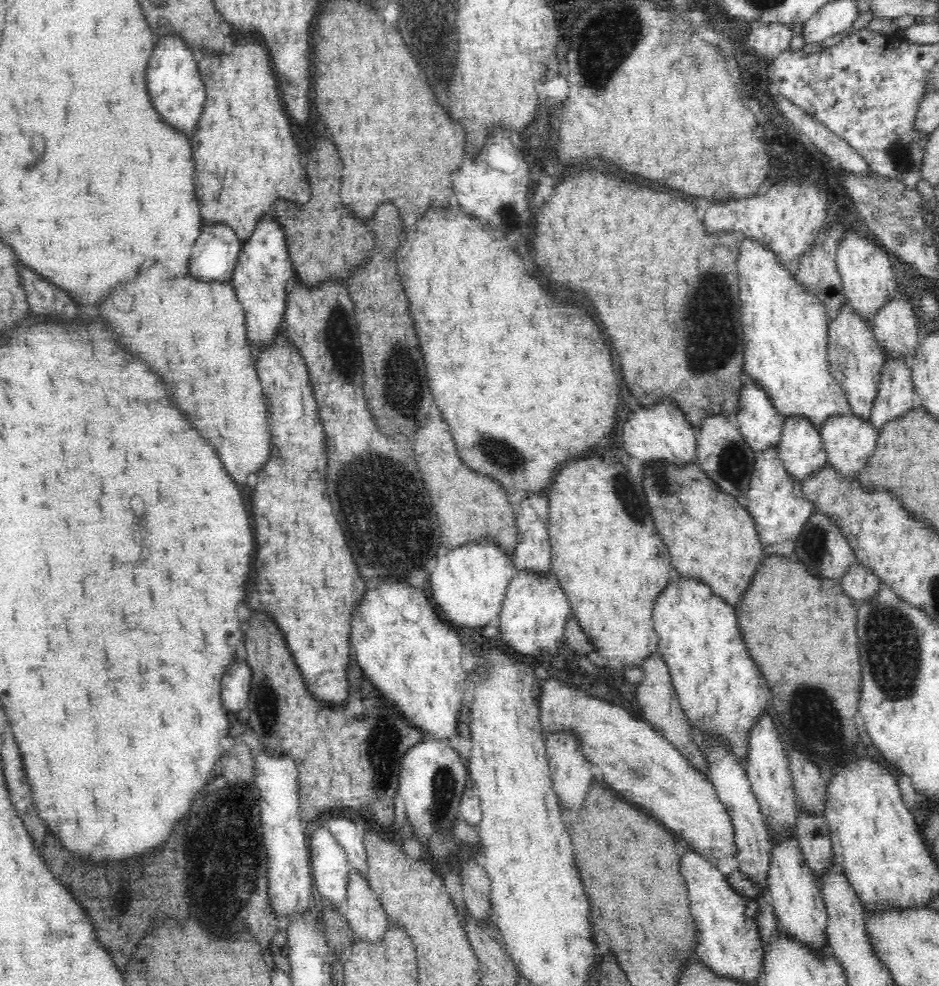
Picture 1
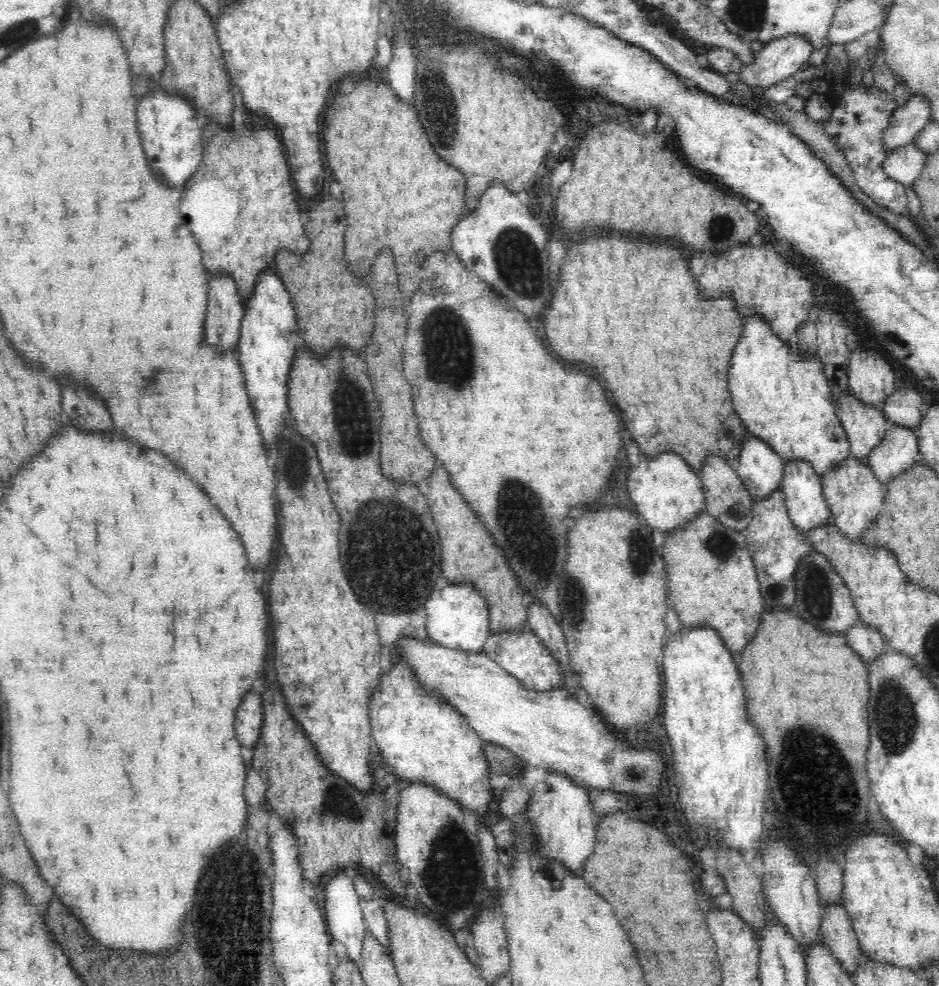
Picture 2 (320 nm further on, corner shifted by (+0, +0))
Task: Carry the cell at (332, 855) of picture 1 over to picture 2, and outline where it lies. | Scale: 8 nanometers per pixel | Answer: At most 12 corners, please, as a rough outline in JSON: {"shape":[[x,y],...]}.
{"shape":[[351,874],[325,888],[330,937],[360,965],[366,927]]}

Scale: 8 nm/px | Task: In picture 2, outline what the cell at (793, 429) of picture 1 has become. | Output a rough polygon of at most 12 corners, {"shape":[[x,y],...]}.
{"shape":[[806,459],[783,464],[780,489],[805,532],[831,518],[821,476]]}

